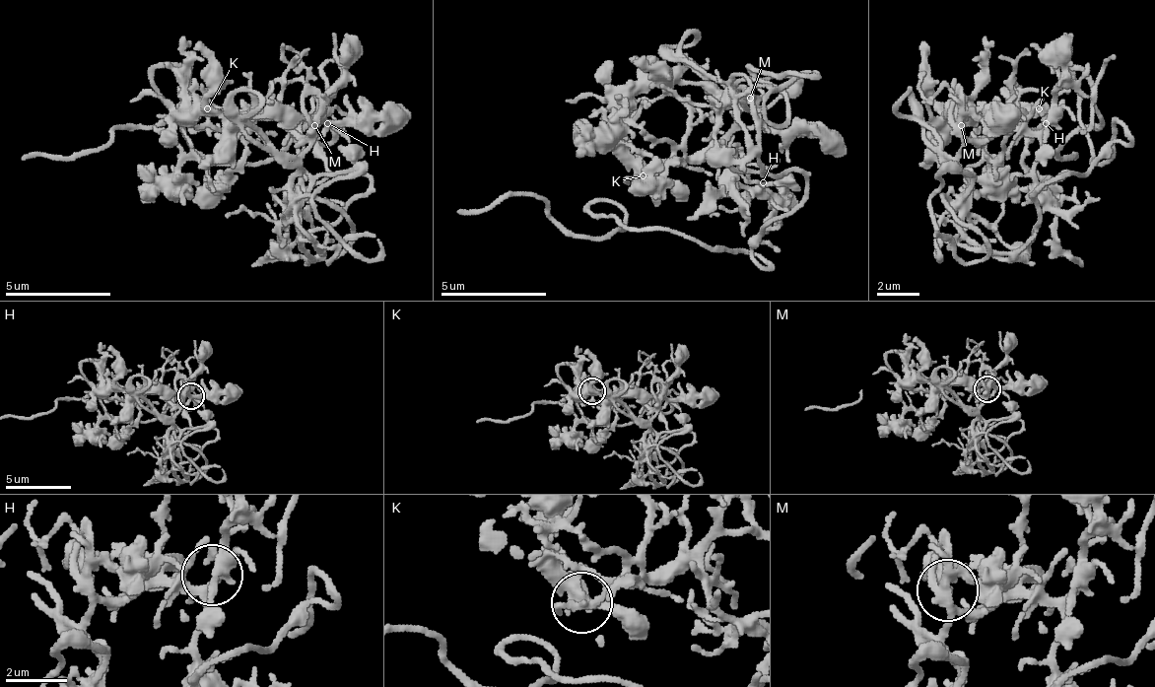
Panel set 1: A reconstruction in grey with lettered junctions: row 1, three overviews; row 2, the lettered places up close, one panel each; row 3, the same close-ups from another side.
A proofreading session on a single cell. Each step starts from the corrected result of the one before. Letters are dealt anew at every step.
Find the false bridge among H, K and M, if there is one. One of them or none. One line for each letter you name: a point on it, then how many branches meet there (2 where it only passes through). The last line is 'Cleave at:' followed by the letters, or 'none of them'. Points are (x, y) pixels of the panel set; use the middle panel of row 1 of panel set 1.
Cleave at: none of them

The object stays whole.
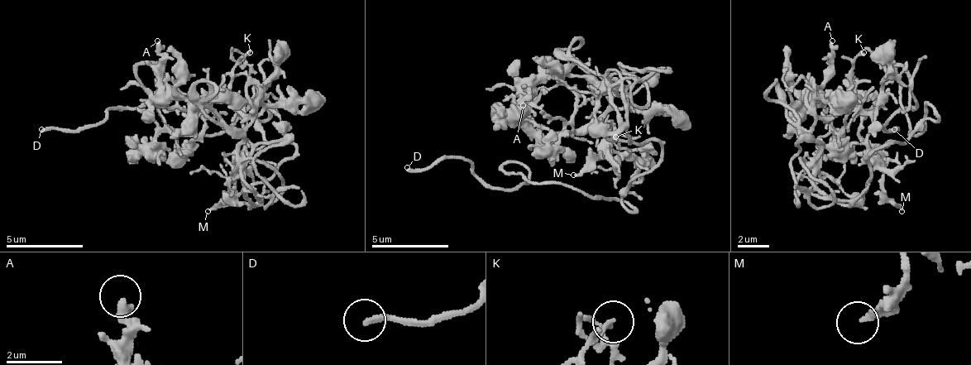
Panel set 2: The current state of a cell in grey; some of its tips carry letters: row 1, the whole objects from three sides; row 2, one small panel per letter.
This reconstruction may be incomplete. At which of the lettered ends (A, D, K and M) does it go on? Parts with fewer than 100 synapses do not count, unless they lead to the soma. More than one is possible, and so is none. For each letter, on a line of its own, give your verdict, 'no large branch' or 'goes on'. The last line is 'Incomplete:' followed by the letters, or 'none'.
A: no large branch
D: goes on
K: no large branch
M: no large branch
Incomplete: D

